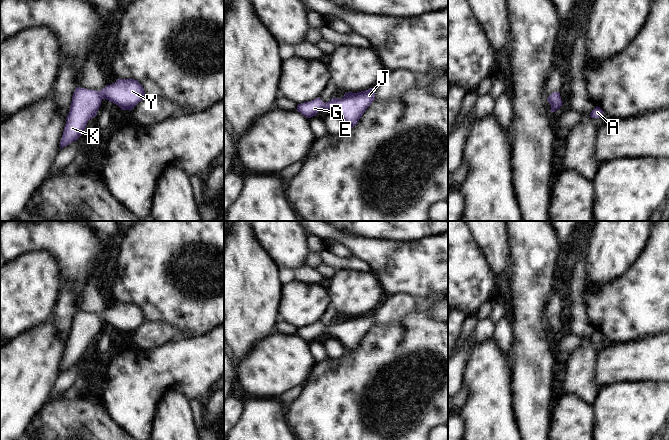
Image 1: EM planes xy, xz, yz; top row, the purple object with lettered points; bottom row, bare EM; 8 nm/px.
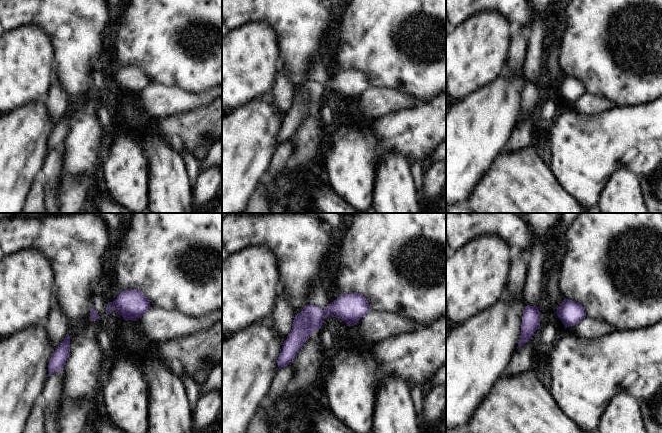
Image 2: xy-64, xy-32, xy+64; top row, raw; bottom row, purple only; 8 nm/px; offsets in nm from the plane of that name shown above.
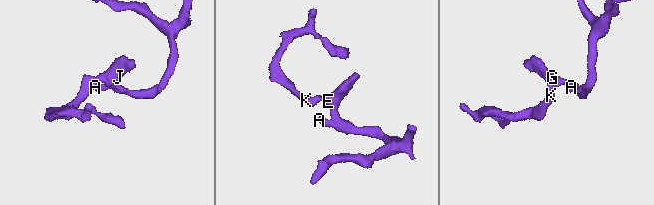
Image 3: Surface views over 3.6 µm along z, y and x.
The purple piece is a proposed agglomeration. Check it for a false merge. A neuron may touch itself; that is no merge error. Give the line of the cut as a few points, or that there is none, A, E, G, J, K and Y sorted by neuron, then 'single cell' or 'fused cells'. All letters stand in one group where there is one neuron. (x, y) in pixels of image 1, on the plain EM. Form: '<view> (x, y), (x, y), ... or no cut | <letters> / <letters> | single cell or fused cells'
no cut | A E G J K Y | single cell

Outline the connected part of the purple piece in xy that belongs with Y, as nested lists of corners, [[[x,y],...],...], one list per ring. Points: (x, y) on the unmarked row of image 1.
[[[118,303],[115,307],[106,309],[99,316],[77,311],[66,342],[60,372],[78,364],[88,345],[97,339],[103,323],[118,329],[121,334],[131,335],[144,322],[143,310],[134,303]]]

